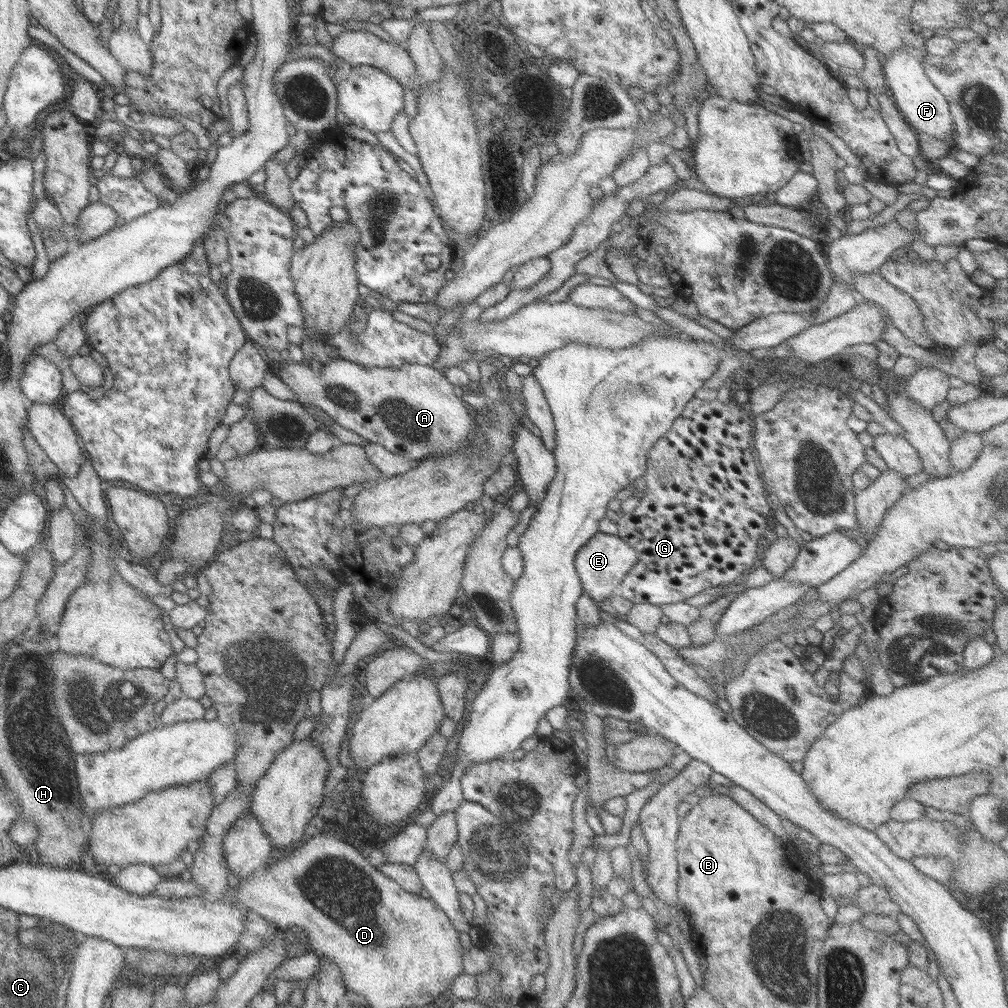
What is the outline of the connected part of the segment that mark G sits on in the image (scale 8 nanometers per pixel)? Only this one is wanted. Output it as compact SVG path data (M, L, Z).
M693 397L669 430L654 442L641 476L645 480L643 496L638 498L630 513L619 514L619 520L615 522L616 535L635 551L637 560L612 595L630 600L632 604L661 606L736 582L745 571L760 566L755 562L758 542L776 520L754 457L752 418L744 406L730 400L724 404L717 399Z

